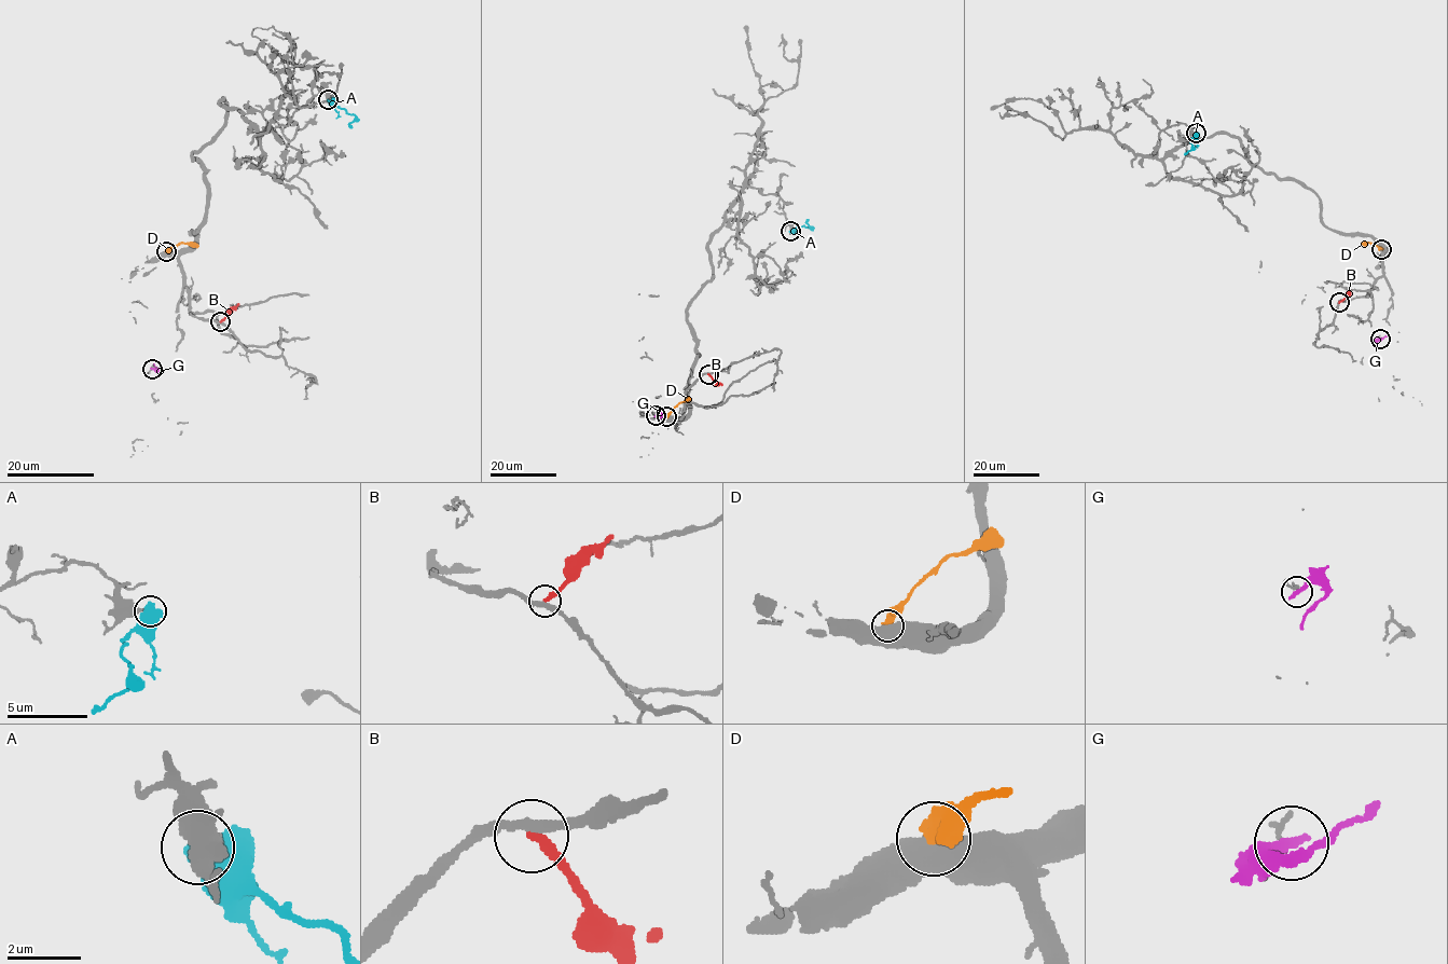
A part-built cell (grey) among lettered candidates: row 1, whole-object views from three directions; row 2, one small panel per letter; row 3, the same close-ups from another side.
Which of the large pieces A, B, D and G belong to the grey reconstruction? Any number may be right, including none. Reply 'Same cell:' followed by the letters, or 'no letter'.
Same cell: no letter

